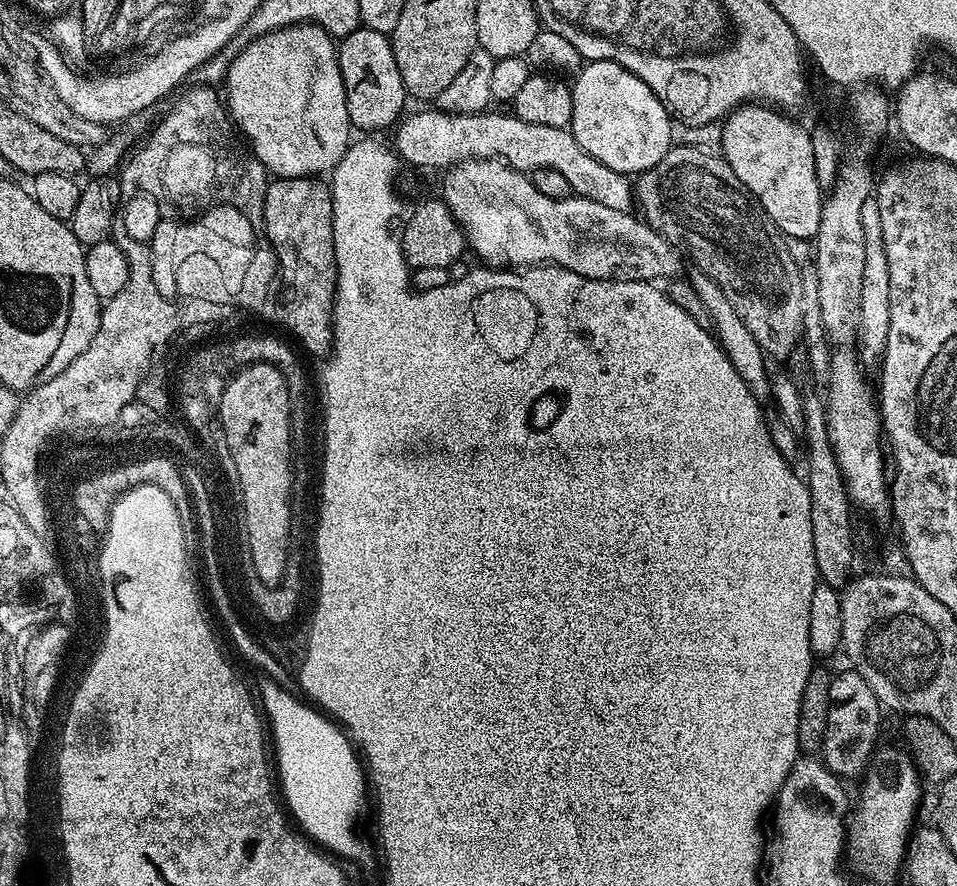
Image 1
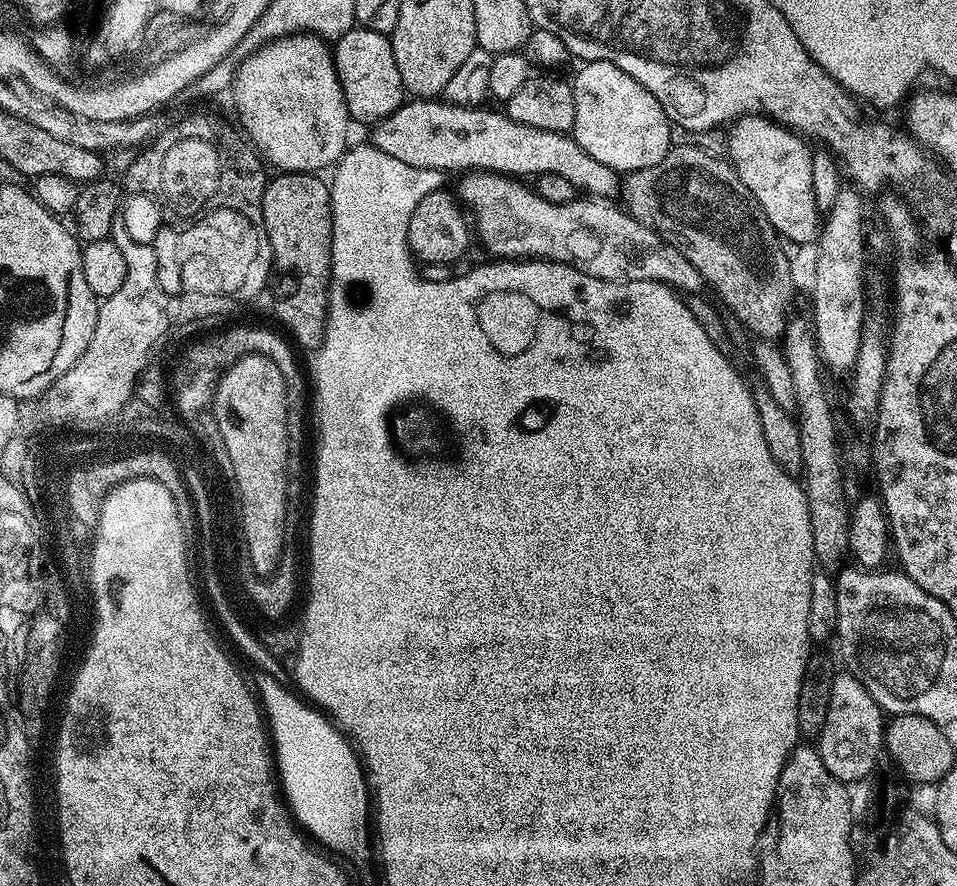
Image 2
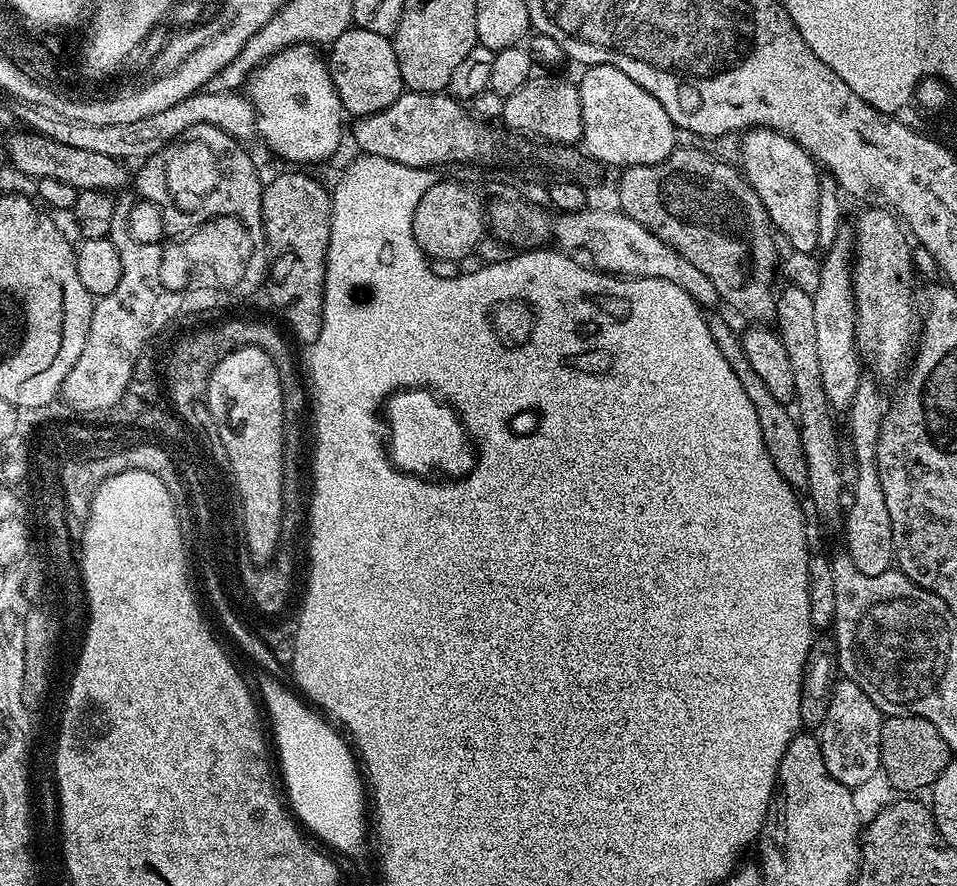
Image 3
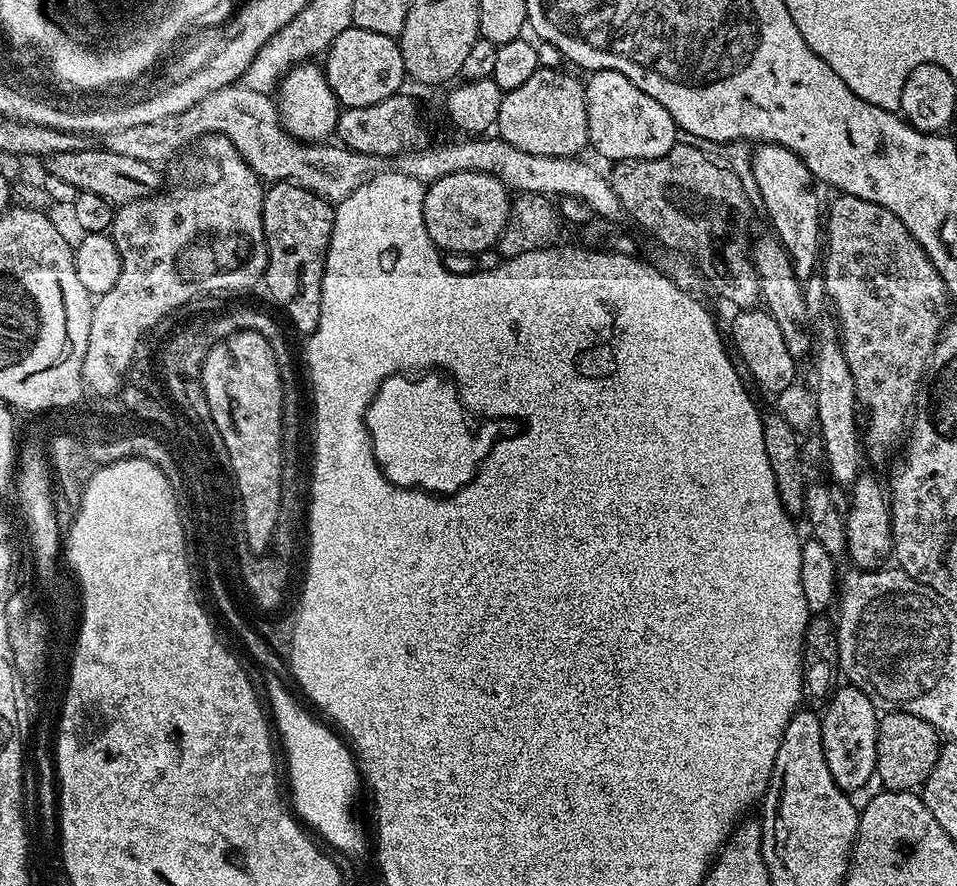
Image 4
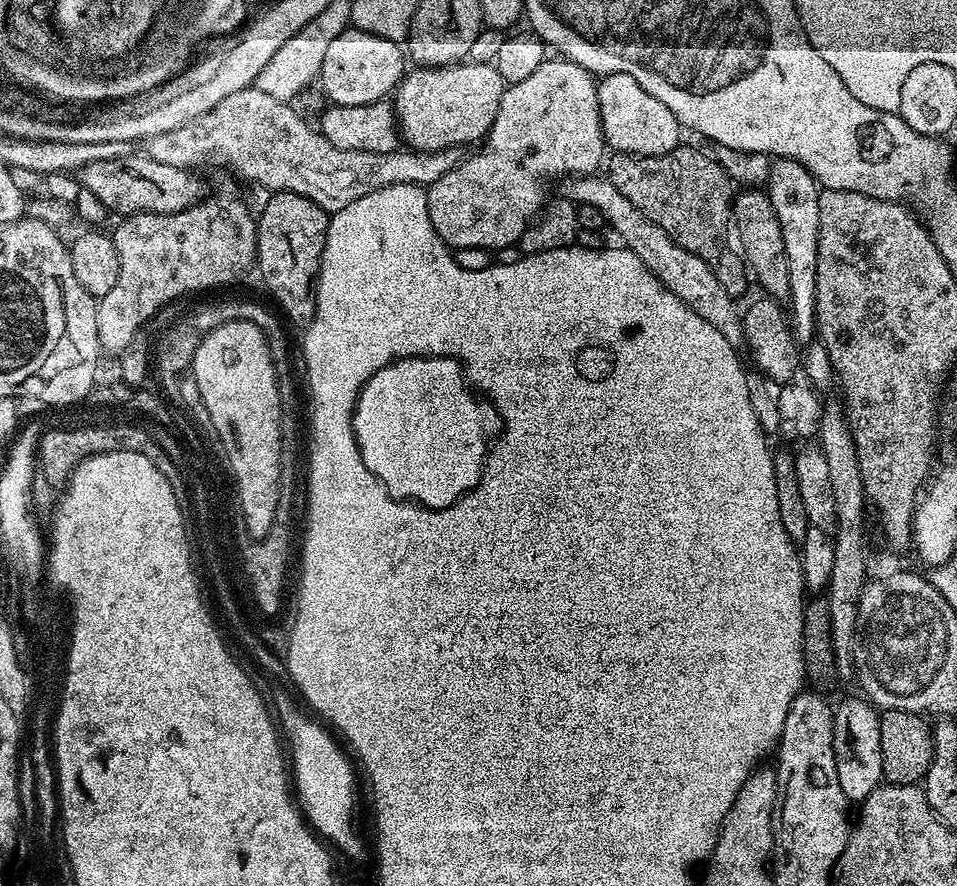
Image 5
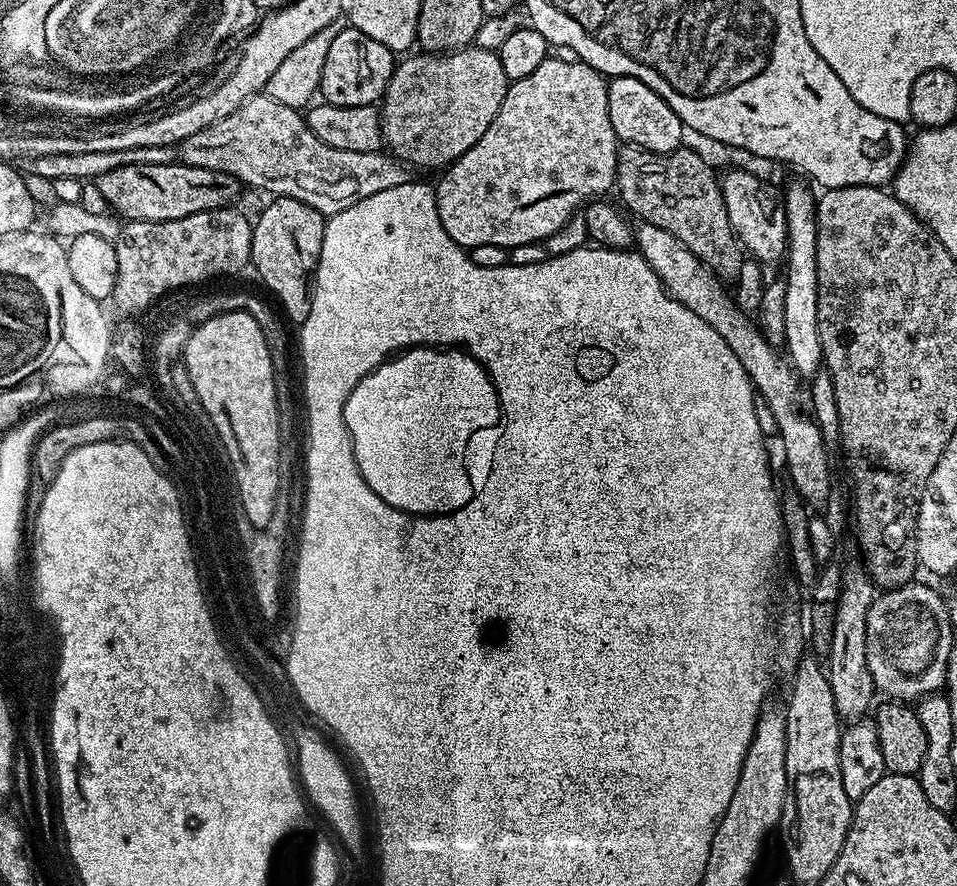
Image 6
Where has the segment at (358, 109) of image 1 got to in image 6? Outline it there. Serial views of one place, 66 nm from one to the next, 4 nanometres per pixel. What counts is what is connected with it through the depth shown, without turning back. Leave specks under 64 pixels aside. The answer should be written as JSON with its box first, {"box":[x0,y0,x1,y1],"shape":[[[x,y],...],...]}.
{"box":[319,27,394,106],"shape":[[[341,27],[334,42],[330,42],[326,63],[322,65],[319,95],[323,103],[334,106],[376,104],[388,88],[393,67],[394,53],[389,48],[374,42],[374,38],[366,38],[356,28]]]}

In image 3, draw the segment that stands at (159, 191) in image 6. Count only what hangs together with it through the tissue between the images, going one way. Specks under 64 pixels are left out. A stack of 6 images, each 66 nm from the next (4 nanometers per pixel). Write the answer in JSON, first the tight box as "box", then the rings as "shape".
{"box":[8,132,129,194],"shape":[[[25,132],[12,136],[8,140],[8,156],[13,167],[27,176],[55,178],[58,182],[66,182],[66,186],[74,186],[79,191],[98,190],[109,194],[116,191],[128,180],[129,165],[123,160],[106,158],[106,154],[97,154],[91,150],[81,150],[75,146],[66,146],[66,142],[54,142],[54,138],[40,133]]]}

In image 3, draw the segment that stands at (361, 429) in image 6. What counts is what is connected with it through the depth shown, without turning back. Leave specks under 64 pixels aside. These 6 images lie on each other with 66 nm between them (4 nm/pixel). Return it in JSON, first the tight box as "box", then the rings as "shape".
{"box":[386,388,477,478],"shape":[[[405,388],[397,390],[388,397],[386,401],[386,412],[388,408],[388,436],[386,432],[386,451],[395,467],[402,472],[407,472],[409,476],[422,476],[425,478],[459,478],[468,475],[472,468],[476,465],[477,449],[474,447],[473,441],[470,439],[470,433],[467,428],[460,422],[460,417],[454,411],[451,404],[445,402],[441,397],[437,396],[431,390],[422,388]]]}

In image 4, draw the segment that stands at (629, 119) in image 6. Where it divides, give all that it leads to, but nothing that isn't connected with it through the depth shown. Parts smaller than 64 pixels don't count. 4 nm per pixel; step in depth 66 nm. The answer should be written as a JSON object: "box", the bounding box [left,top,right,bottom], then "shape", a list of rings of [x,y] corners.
{"box":[584,68,678,162],"shape":[[[601,68],[584,84],[588,142],[608,162],[630,158],[662,158],[678,142],[674,118],[650,94],[638,90],[626,74]]]}

